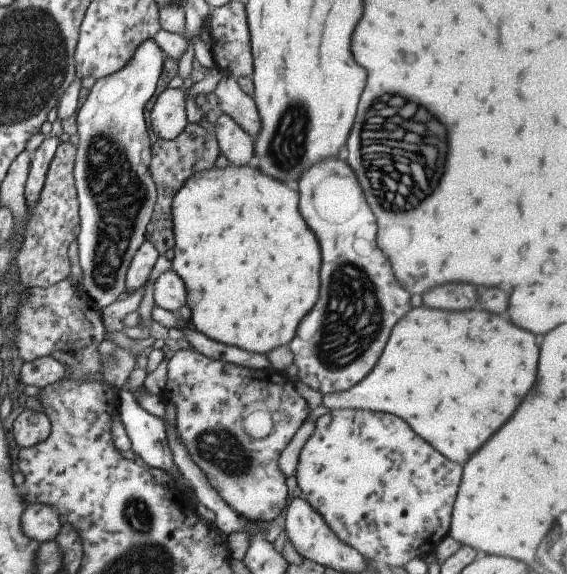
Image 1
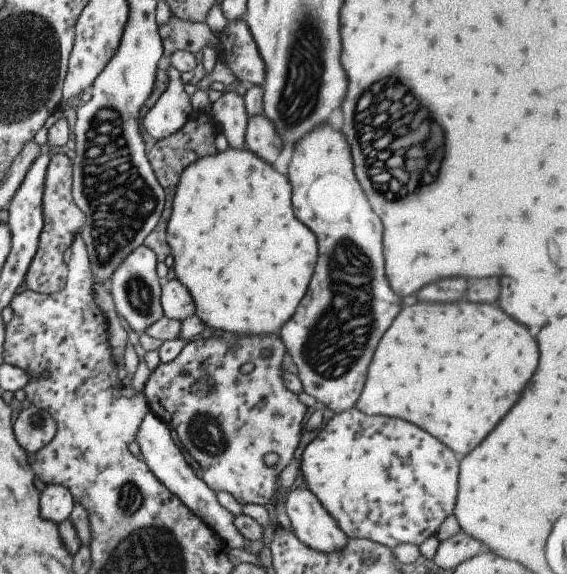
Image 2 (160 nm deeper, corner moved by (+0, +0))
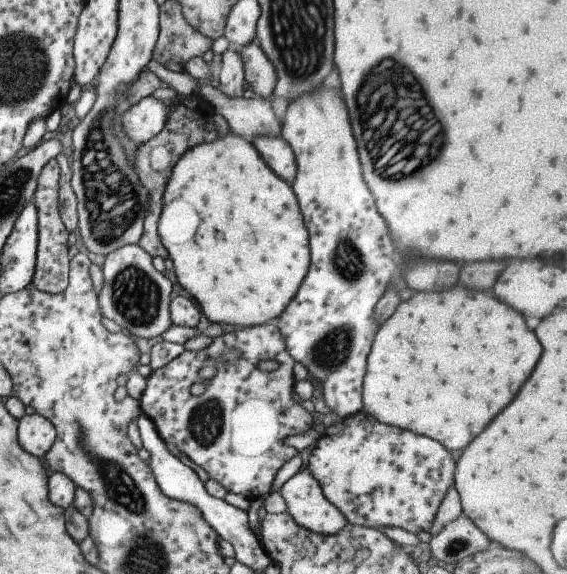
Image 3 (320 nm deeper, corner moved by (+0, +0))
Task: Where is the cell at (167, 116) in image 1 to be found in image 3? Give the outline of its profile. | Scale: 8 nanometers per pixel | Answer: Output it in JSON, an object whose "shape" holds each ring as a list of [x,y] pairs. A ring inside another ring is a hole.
{"shape":[[[143,97],[121,115],[121,128],[125,136],[136,145],[142,145],[161,130],[168,117],[168,102]]]}

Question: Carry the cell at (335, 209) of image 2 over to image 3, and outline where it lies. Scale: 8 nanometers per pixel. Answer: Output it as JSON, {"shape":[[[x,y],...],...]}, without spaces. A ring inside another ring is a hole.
{"shape":[[[319,86],[310,93],[297,95],[287,103],[281,138],[292,148],[296,175],[291,190],[305,218],[310,248],[310,263],[297,292],[278,316],[277,328],[284,338],[289,356],[300,362],[321,383],[325,404],[335,416],[348,417],[362,410],[362,380],[366,358],[378,326],[373,318],[375,303],[383,296],[397,272],[395,248],[386,222],[376,209],[357,162],[355,140],[340,90]]]}

